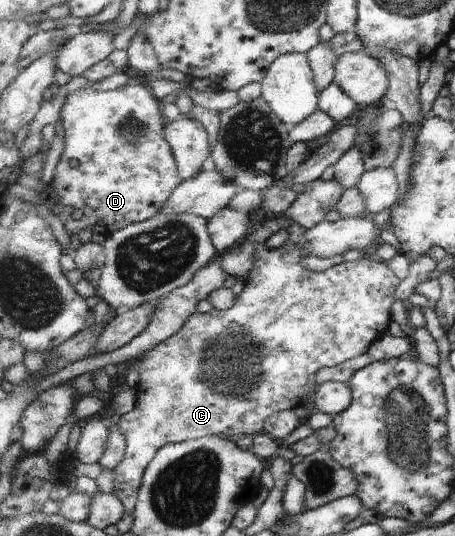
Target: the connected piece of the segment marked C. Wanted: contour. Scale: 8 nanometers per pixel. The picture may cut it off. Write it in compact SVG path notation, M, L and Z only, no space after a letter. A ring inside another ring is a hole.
M276 217L268 218L266 224L262 224L262 228L254 230L252 238L259 242L258 254L255 258L254 270L250 273L242 292L237 296L236 304L231 309L213 308L205 313L196 313L192 315L186 324L170 338L159 342L154 348L151 348L142 359L136 360L134 364L129 366L129 370L134 370L139 374L139 382L136 384L137 403L133 411L128 414L121 415L119 421L119 429L123 431L127 440L122 462L115 468L115 483L118 492L116 496L123 501L126 513L134 513L137 505L137 496L143 483L143 476L148 465L155 458L156 453L170 443L183 443L193 441L202 437L211 437L218 435L219 437L238 439L245 435L258 435L265 431L267 418L286 409L297 409L303 402L306 402L312 394L316 395L318 384L316 382L316 373L321 368L332 368L346 362L347 360L356 358L357 356L366 355L371 344L385 334L392 321L392 304L396 300L396 288L402 282L392 270L386 265L386 262L379 260L373 256L362 255L356 261L342 262L330 267L325 271L311 271L300 265L299 251L295 248L295 244L301 240L301 232L304 230L301 226L294 225L288 221ZM288 230L288 242L279 247L268 246L268 240L276 234L277 231Z

